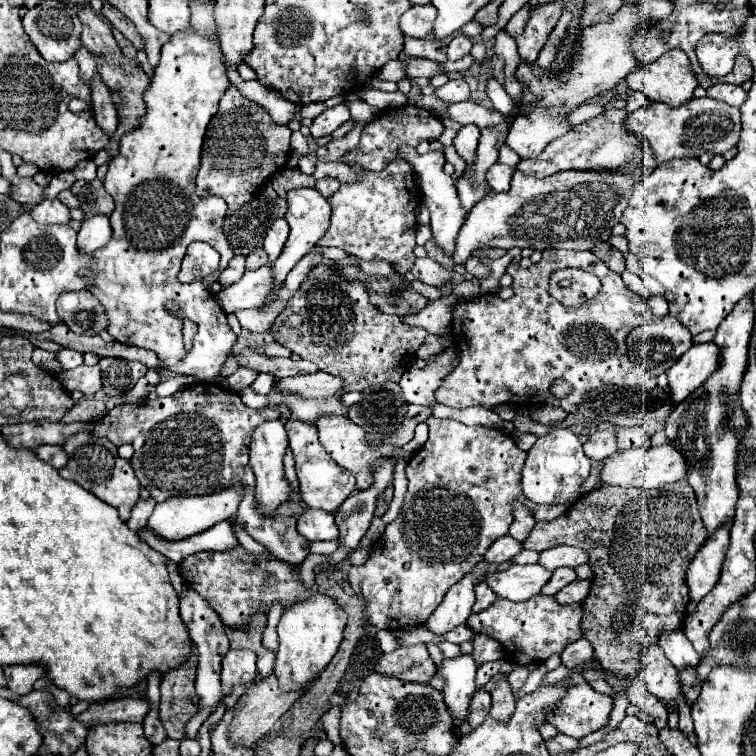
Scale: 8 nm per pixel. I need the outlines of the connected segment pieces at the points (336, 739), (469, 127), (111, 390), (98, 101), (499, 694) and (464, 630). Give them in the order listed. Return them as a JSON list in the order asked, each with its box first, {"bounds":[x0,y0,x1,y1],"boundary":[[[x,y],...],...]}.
[{"bounds":[321,706,342,745],"boundary":[[[333,706],[328,712],[326,712],[321,718],[327,738],[334,744],[339,745],[342,743],[339,734],[340,723],[340,708]]]},{"bounds":[453,124,479,166],"boundary":[[[465,124],[461,126],[461,130],[457,132],[453,146],[457,150],[457,154],[471,166],[475,160],[475,150],[477,150],[477,140],[479,140],[479,128],[473,124]]]},{"bounds":[99,358,147,396],"boundary":[[[101,358],[99,366],[101,366],[103,390],[107,396],[123,396],[147,372],[145,364],[131,362],[125,358]]]},{"bounds":[93,78,117,136],"boundary":[[[97,78],[93,84],[93,114],[95,114],[95,122],[97,126],[107,134],[113,136],[117,130],[117,110],[113,108],[111,100],[109,100],[109,90],[107,86]]]},{"bounds":[489,674,515,720],"boundary":[[[501,674],[501,680],[495,682],[495,688],[491,690],[491,698],[493,698],[493,706],[491,706],[489,716],[497,720],[507,720],[513,714],[515,696],[513,696],[513,690],[509,688],[505,674]]]},{"bounds":[443,624,473,644],"boundary":[[[463,624],[463,626],[457,626],[457,628],[449,630],[447,634],[443,634],[443,638],[449,640],[449,642],[453,642],[453,644],[461,644],[465,640],[471,640],[473,632],[471,632],[471,628],[467,624]]]}]

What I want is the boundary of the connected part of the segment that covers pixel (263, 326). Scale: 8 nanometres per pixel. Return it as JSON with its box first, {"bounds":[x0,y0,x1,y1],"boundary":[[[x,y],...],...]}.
{"bounds":[235,302,287,332],"boundary":[[[273,302],[271,306],[263,306],[263,308],[253,308],[253,310],[241,310],[235,312],[237,320],[241,322],[241,326],[249,332],[267,332],[269,326],[273,324],[275,316],[285,308],[287,302]]]}

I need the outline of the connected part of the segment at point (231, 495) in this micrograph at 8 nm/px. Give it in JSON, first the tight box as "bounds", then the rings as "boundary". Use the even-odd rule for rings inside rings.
{"bounds":[147,488,241,540],"boundary":[[[229,488],[225,492],[215,492],[215,494],[207,494],[207,496],[177,496],[177,498],[169,498],[161,504],[155,504],[153,514],[147,520],[147,530],[151,530],[155,536],[159,536],[161,540],[185,540],[193,534],[203,532],[205,528],[211,528],[223,520],[229,520],[235,512],[237,512],[237,504],[241,500],[241,492],[237,492],[237,488]]]}

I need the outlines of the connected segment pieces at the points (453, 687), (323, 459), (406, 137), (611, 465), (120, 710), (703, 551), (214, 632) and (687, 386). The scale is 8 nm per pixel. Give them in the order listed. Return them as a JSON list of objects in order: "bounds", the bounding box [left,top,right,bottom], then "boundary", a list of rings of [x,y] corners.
[{"bounds":[437,656,477,720],"boundary":[[[457,656],[457,658],[445,658],[441,666],[437,666],[437,674],[443,676],[445,688],[445,704],[449,704],[449,712],[453,718],[465,720],[467,708],[475,692],[475,672],[477,666],[473,662],[473,656]]]},{"bounds":[285,418,355,512],"boundary":[[[287,418],[285,422],[287,434],[289,434],[289,448],[295,456],[295,468],[297,468],[297,478],[299,478],[299,494],[301,500],[309,508],[319,508],[325,512],[337,512],[341,502],[355,490],[355,476],[341,468],[321,446],[319,436],[317,436],[317,426]]]},{"bounds":[343,104,445,170],"boundary":[[[407,104],[403,108],[397,108],[397,110],[387,110],[387,112],[381,112],[379,118],[375,118],[373,122],[369,122],[365,128],[363,128],[363,134],[361,134],[361,142],[357,146],[357,152],[349,152],[345,156],[343,162],[347,164],[361,164],[363,168],[367,170],[383,170],[395,156],[397,148],[401,144],[409,144],[409,146],[417,146],[421,140],[427,140],[427,138],[439,138],[441,132],[445,130],[443,122],[433,116],[429,110],[425,108],[419,108],[419,106],[413,106],[413,104]]]},{"bounds":[601,444,685,488],"boundary":[[[671,444],[649,446],[649,448],[639,448],[639,450],[625,450],[625,452],[613,454],[605,460],[605,466],[601,470],[601,484],[623,486],[623,488],[629,488],[629,486],[661,488],[681,478],[685,478],[685,458]]]},{"bounds":[77,698,151,726],"boundary":[[[119,698],[107,700],[101,706],[91,706],[87,712],[79,714],[77,720],[81,720],[85,726],[105,722],[143,722],[149,710],[151,702],[147,698]]]},{"bounds":[687,520,733,602],"boundary":[[[729,520],[729,524],[721,524],[721,528],[717,528],[717,532],[713,532],[713,536],[707,536],[705,544],[699,548],[697,556],[689,564],[687,586],[689,586],[691,600],[699,602],[717,584],[719,574],[721,574],[721,564],[723,564],[725,552],[729,548],[731,526],[733,526],[733,522]]]},{"bounds":[181,588,229,710],"boundary":[[[189,588],[187,594],[181,598],[181,620],[189,628],[189,636],[197,646],[199,668],[197,668],[195,690],[197,690],[197,696],[199,696],[199,708],[207,710],[211,706],[217,706],[221,702],[221,698],[223,698],[221,682],[219,682],[221,660],[223,660],[225,652],[229,652],[229,640],[225,636],[225,626],[223,626],[221,618],[217,616],[217,612],[193,588]]]},{"bounds":[669,342,719,404],"boundary":[[[713,342],[691,346],[681,360],[677,360],[669,370],[669,400],[673,404],[683,402],[695,388],[699,388],[719,364],[719,348]]]}]

